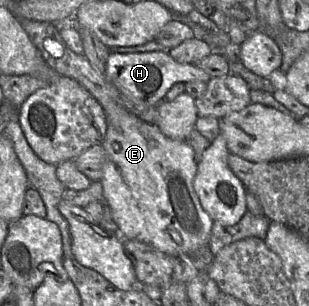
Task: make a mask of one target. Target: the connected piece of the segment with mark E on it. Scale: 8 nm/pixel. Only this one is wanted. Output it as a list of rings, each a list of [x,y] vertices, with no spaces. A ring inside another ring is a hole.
[[[126,112],[125,117],[112,117],[112,124],[107,120],[107,131],[101,146],[105,151],[103,175],[100,179],[104,201],[111,208],[122,239],[143,242],[170,257],[190,255],[209,244],[213,220],[202,208],[193,188],[198,164],[187,140],[169,139],[157,125]]]

